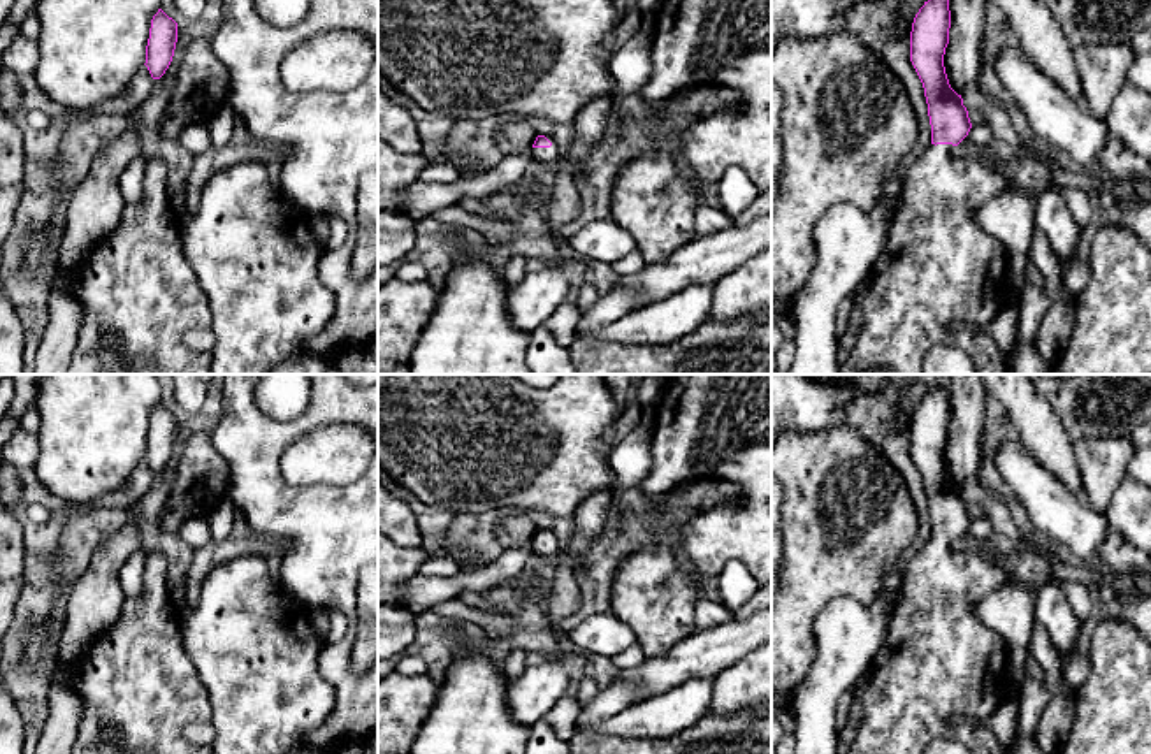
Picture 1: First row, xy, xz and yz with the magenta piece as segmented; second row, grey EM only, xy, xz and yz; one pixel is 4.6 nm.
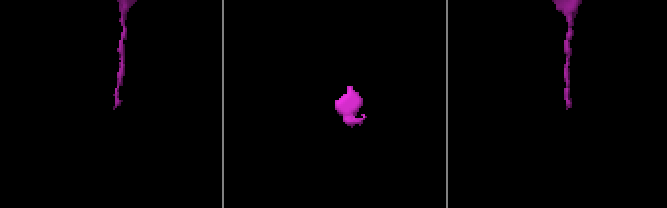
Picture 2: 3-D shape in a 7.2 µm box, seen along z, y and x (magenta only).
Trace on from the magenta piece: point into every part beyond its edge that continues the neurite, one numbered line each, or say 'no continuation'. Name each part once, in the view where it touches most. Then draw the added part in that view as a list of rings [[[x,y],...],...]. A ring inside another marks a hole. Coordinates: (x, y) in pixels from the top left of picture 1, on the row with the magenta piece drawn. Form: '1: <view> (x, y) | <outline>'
1: xz (545, 155) | [[[547,137],[547,139],[552,142],[552,146],[550,148],[532,148],[532,158],[541,163],[557,165],[561,162],[559,148],[552,137]]]

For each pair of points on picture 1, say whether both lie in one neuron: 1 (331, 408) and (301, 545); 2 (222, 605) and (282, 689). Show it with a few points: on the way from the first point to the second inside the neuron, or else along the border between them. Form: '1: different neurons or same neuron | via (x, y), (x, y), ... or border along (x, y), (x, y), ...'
1: same neuron | via (292, 431), (269, 454), (269, 496), (280, 507)
2: same neuron | via (241, 626), (243, 642), (260, 668)

